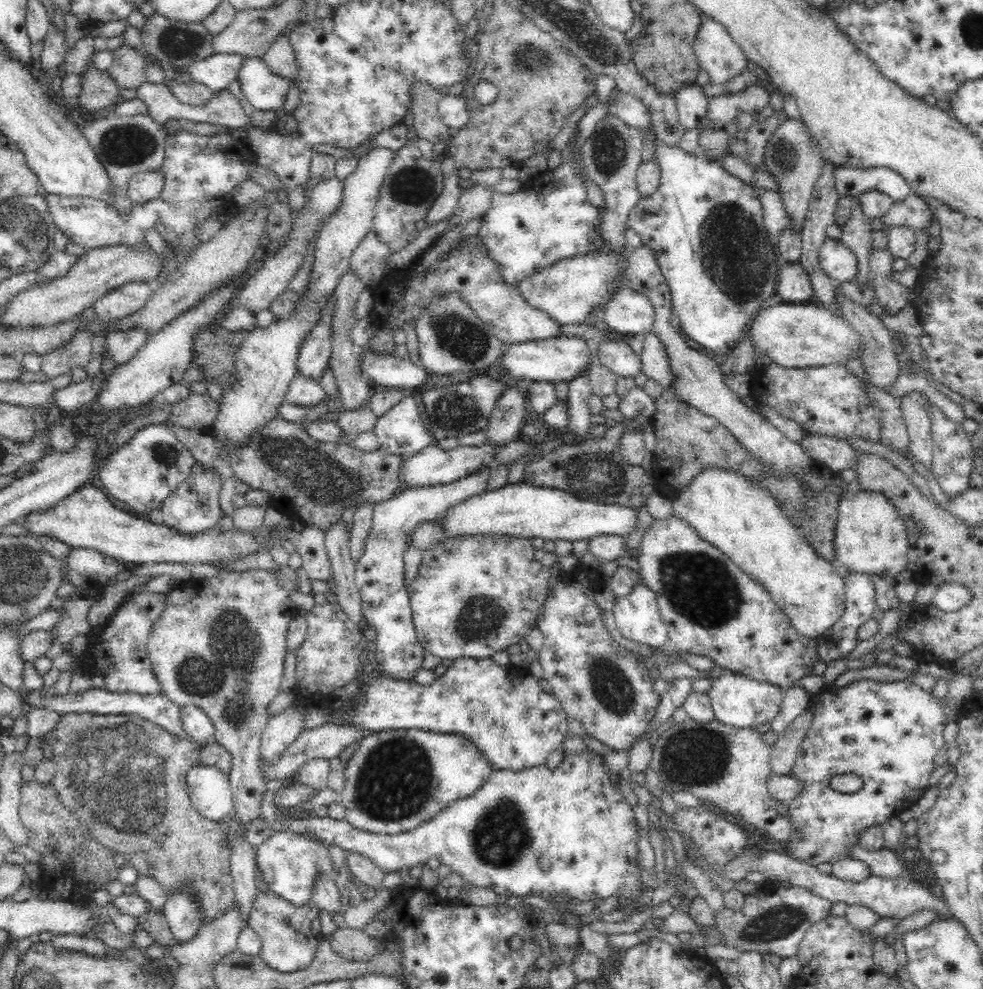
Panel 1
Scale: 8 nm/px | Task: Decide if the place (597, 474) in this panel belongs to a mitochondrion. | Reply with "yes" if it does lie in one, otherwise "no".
yes

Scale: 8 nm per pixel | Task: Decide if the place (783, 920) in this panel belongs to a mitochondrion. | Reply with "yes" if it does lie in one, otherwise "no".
yes

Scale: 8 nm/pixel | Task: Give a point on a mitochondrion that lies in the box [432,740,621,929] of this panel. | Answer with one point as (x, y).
(500, 835)

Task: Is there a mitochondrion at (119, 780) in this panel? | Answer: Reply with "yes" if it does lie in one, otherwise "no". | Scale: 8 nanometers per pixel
yes

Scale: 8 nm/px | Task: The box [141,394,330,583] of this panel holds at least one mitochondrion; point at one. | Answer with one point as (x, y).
(165, 455)

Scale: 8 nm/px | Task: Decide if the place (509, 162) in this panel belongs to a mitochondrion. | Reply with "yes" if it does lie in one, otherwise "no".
no

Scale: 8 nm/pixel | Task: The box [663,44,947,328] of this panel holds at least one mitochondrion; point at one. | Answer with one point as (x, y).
(734, 249)

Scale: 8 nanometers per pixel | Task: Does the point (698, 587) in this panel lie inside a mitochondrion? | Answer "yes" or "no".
yes

